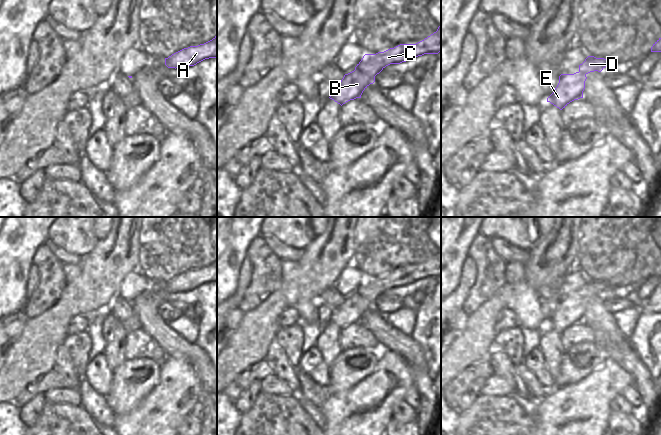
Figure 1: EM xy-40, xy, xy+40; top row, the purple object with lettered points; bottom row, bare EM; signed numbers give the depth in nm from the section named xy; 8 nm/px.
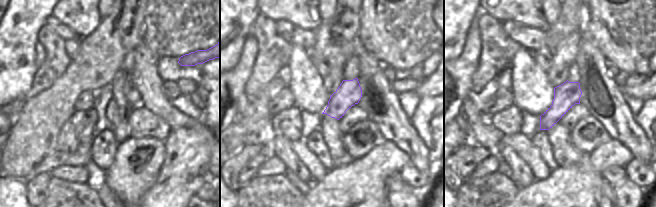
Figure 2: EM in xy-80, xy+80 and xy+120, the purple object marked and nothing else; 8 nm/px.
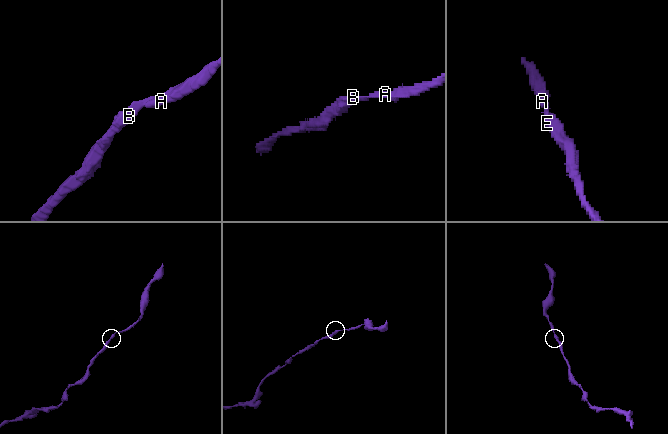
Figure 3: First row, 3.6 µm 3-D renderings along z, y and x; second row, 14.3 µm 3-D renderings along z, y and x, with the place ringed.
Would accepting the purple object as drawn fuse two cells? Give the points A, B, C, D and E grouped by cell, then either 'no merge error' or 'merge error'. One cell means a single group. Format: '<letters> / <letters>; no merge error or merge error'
A B C D E; no merge error

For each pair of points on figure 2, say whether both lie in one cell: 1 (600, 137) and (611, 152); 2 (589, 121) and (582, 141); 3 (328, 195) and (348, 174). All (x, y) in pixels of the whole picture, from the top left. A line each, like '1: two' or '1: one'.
1: two
2: one
3: one

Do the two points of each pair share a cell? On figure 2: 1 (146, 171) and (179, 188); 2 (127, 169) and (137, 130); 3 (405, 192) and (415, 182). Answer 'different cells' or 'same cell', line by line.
1: different cells
2: different cells
3: different cells

